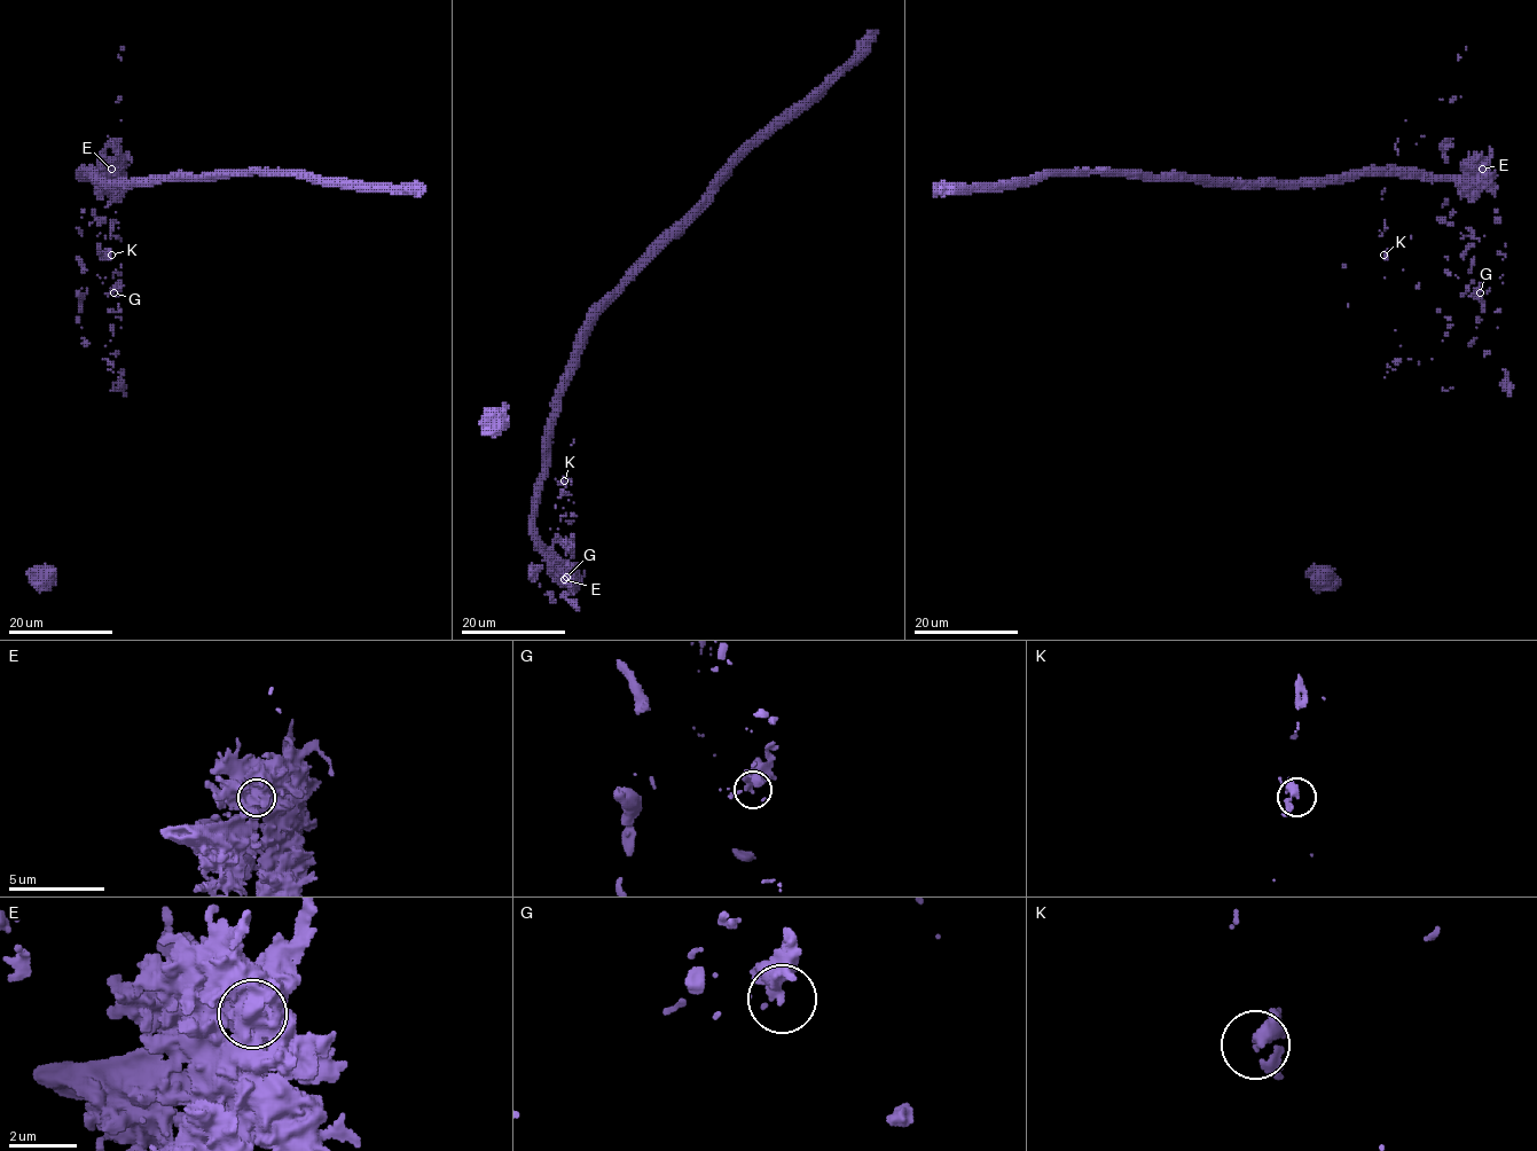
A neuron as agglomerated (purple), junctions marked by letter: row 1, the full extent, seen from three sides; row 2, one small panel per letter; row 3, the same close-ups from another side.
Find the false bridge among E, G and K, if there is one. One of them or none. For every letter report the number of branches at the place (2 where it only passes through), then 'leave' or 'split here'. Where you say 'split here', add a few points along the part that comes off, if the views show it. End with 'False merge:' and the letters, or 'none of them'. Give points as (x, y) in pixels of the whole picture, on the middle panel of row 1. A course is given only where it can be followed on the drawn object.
E: branches 4; split here; course (564, 579), (567, 542), (553, 546), (554, 566), (565, 553), (567, 564), (504, 423), (569, 478), (574, 502)
G: branches 2; leave
K: branches 2; leave
False merge: E

